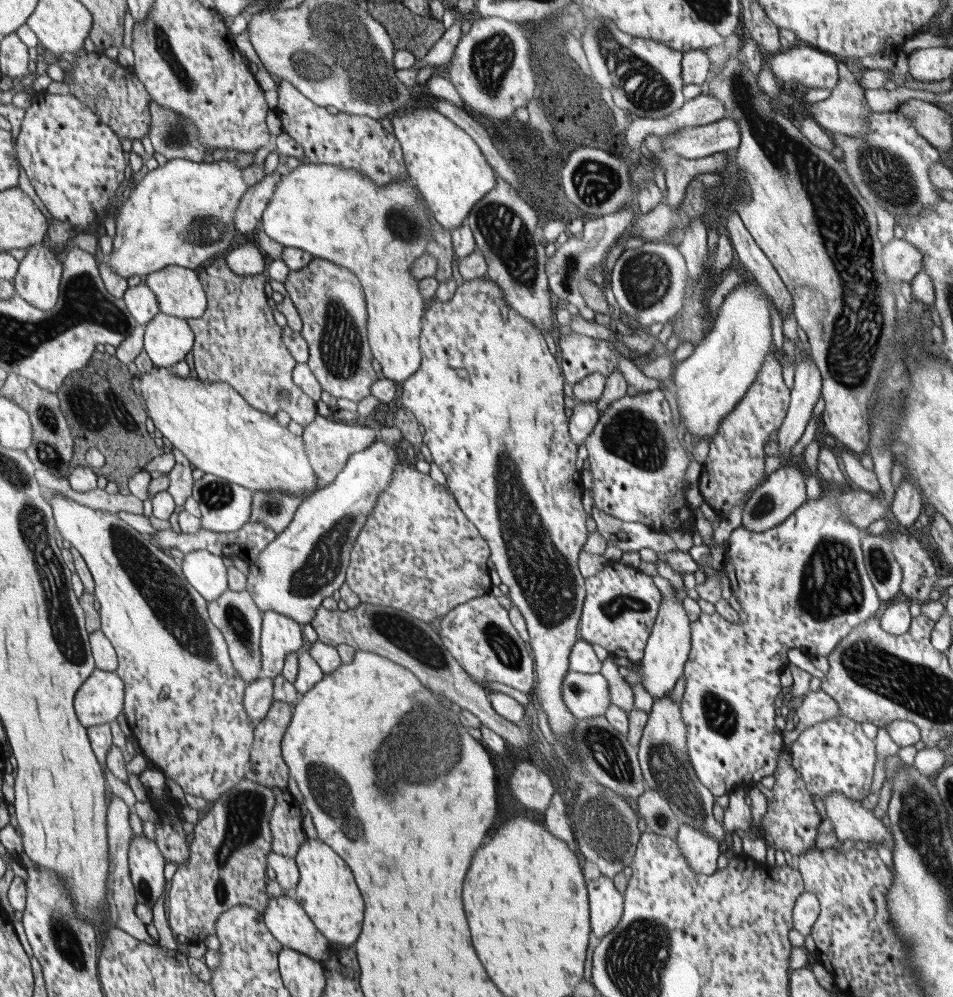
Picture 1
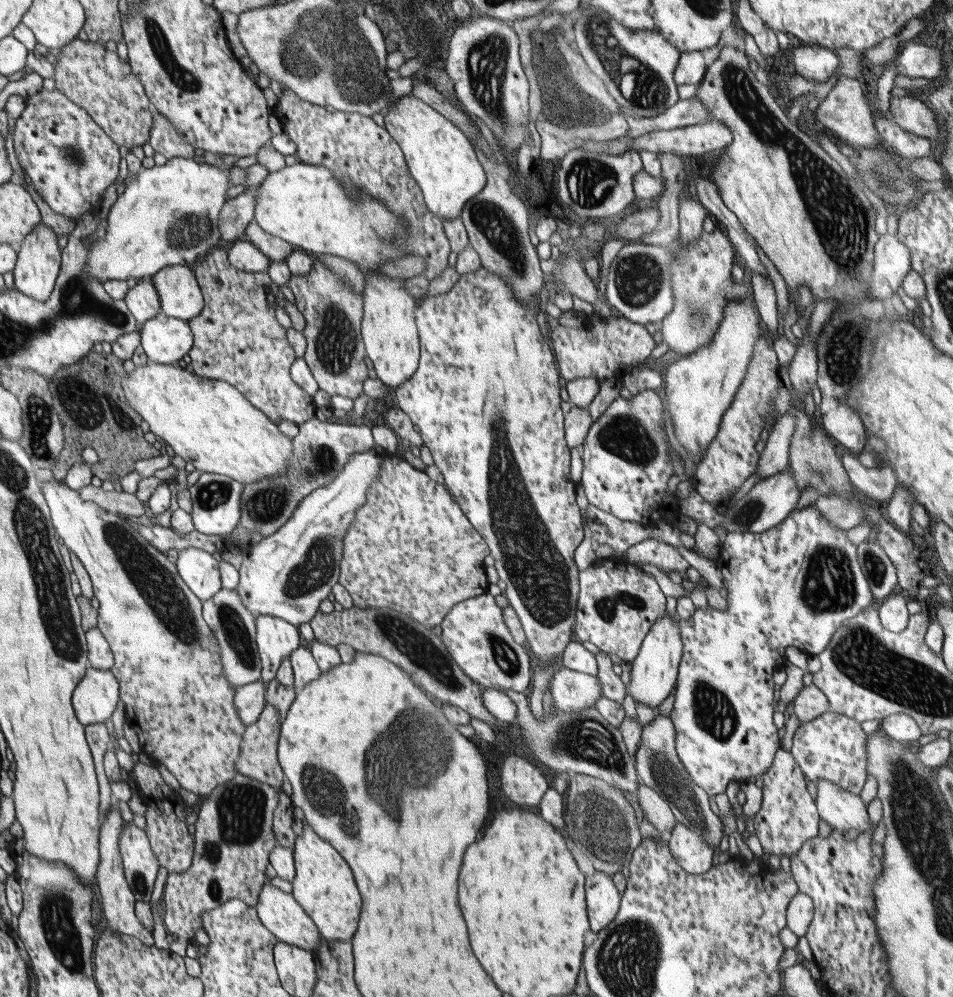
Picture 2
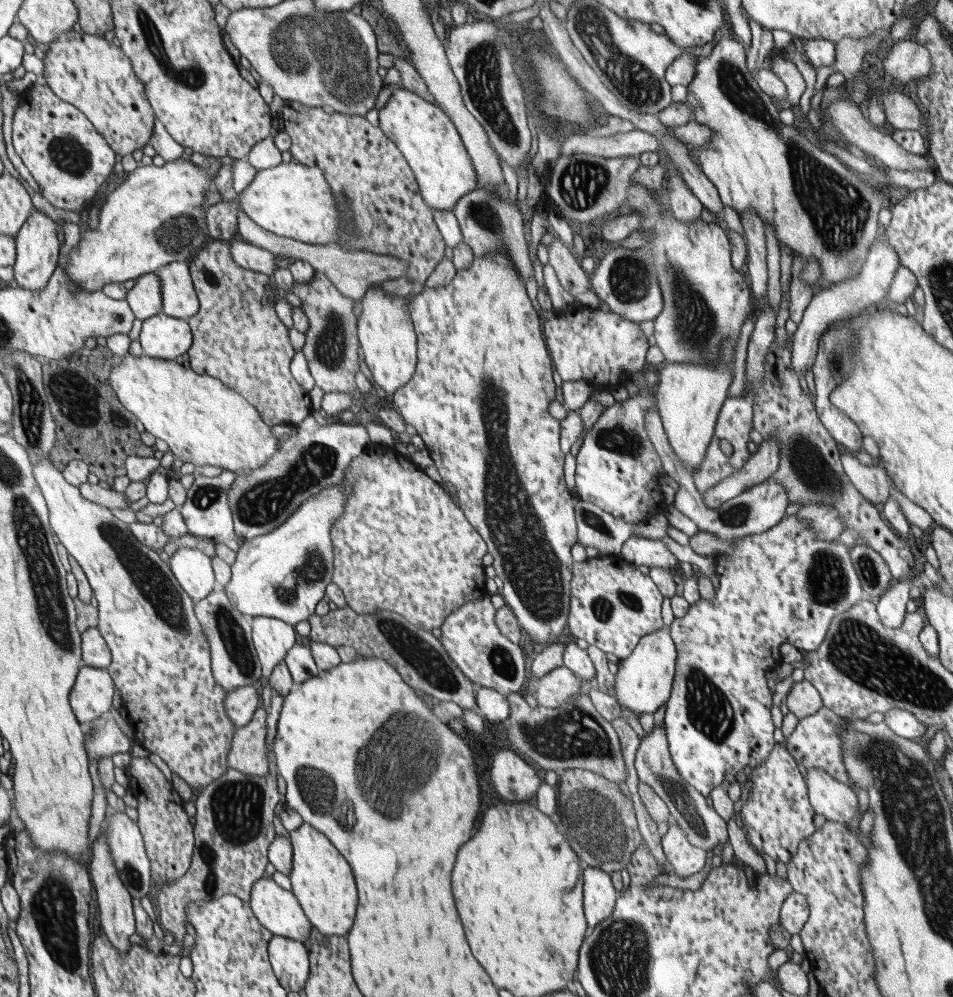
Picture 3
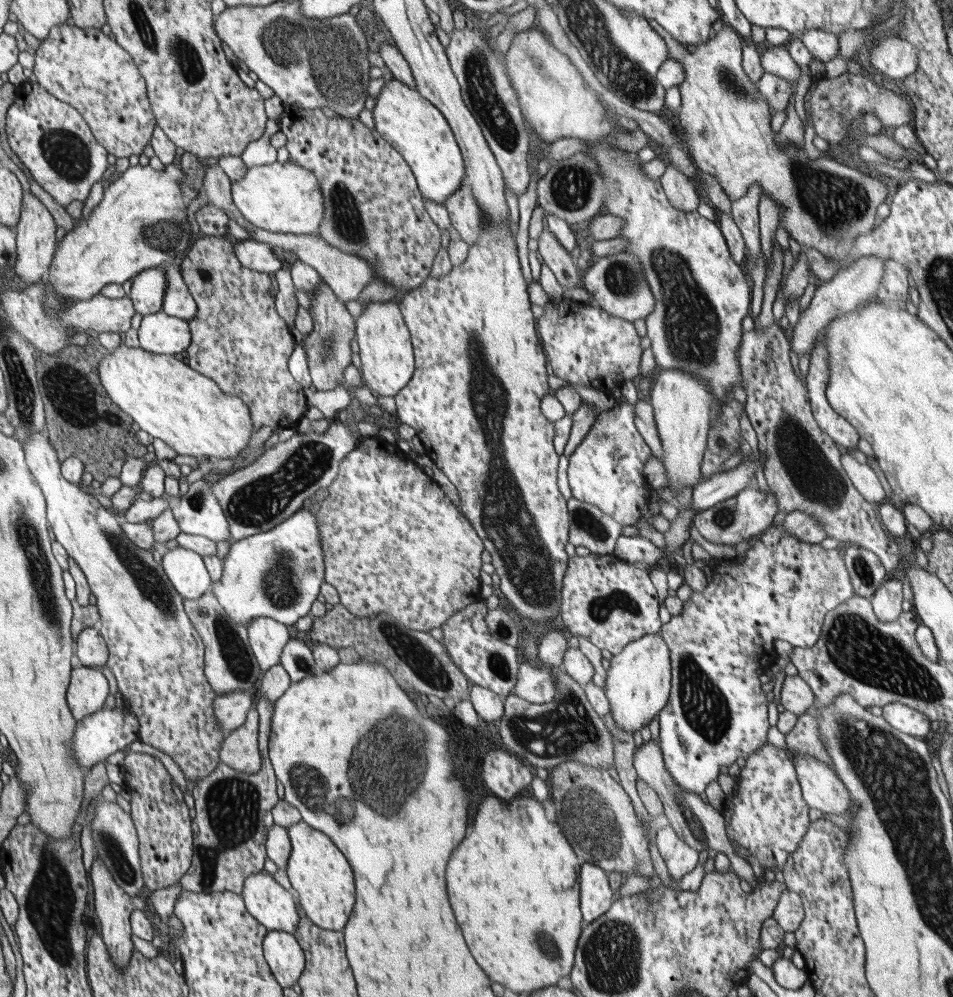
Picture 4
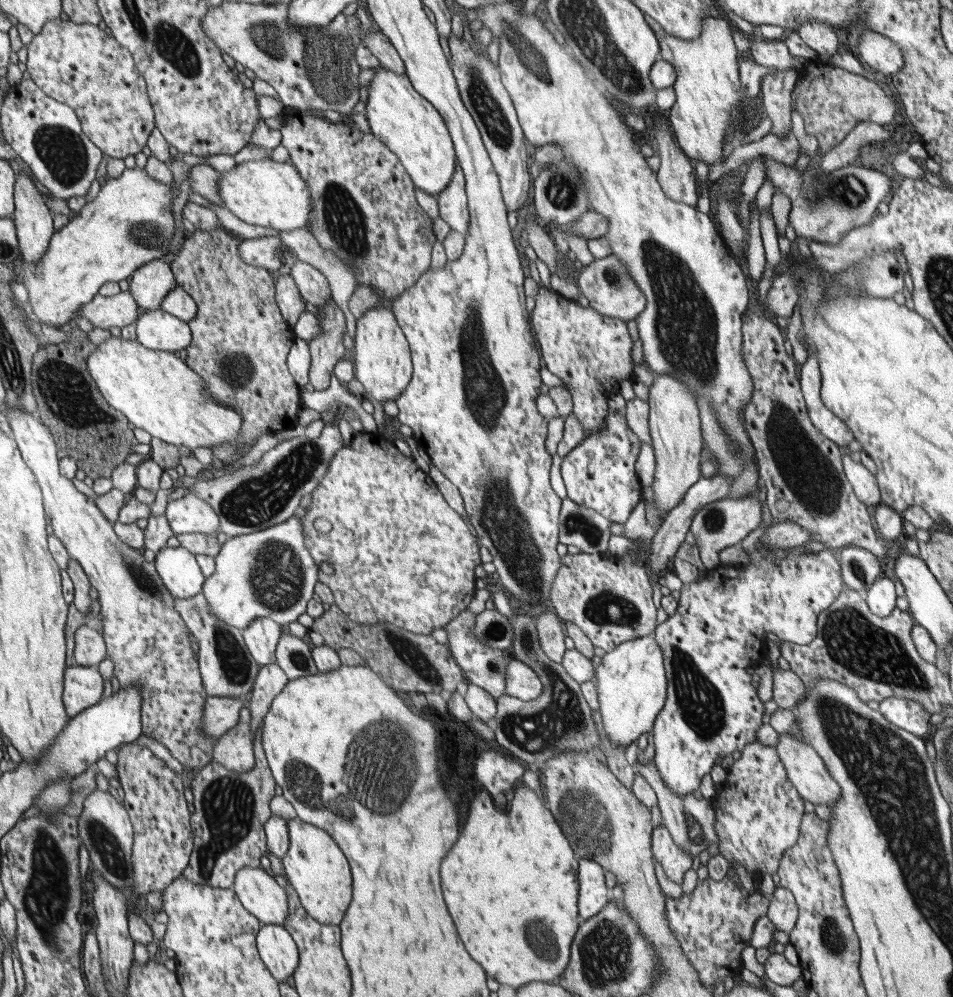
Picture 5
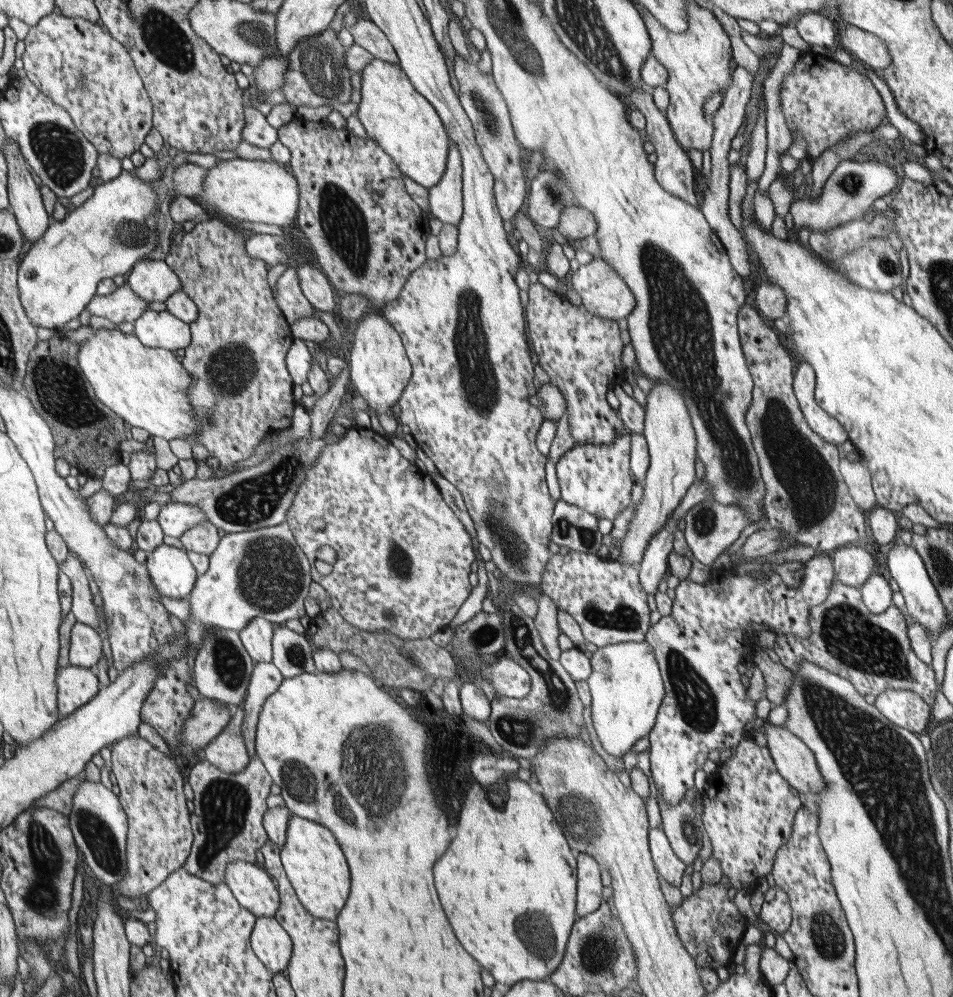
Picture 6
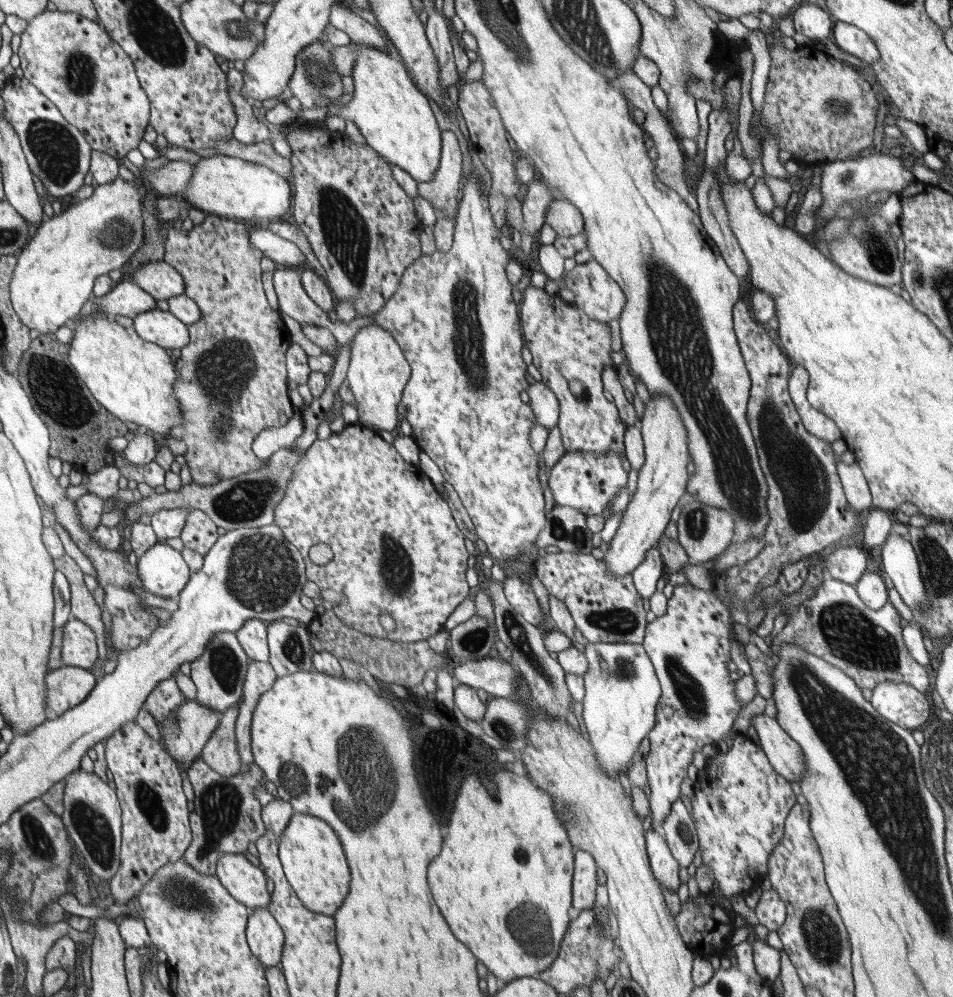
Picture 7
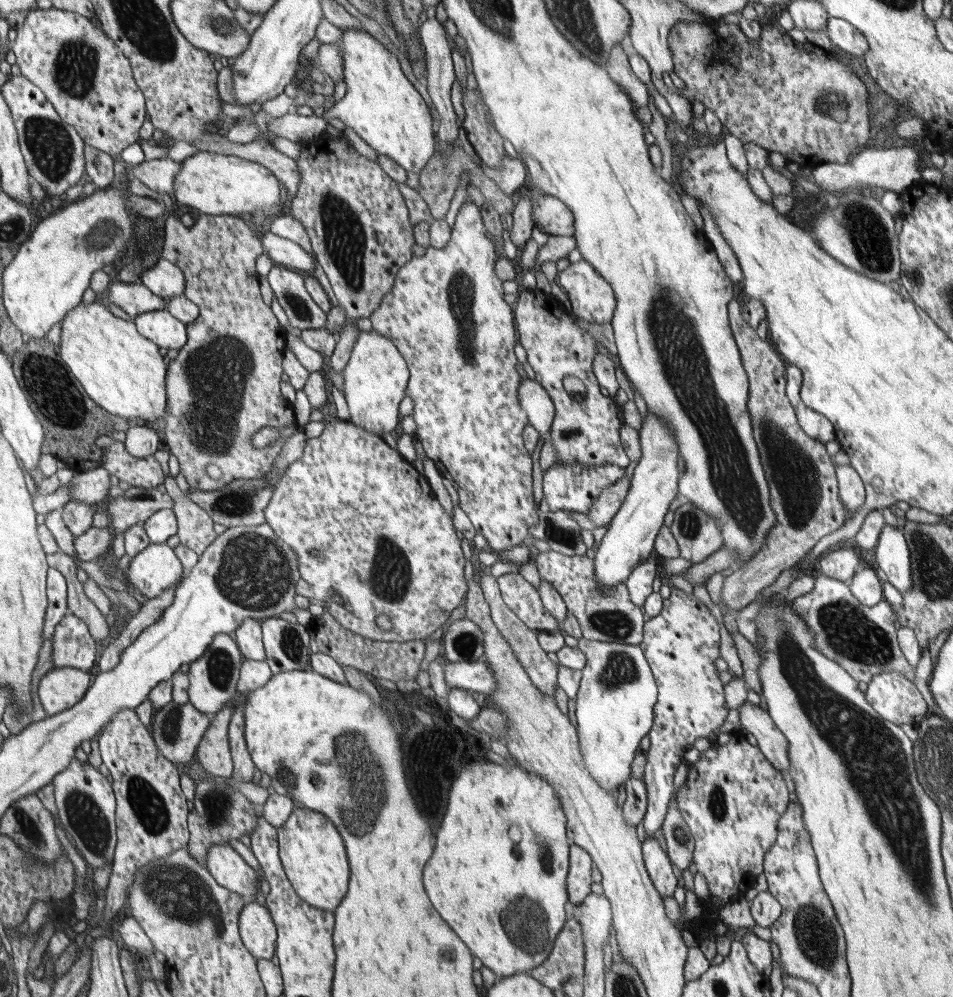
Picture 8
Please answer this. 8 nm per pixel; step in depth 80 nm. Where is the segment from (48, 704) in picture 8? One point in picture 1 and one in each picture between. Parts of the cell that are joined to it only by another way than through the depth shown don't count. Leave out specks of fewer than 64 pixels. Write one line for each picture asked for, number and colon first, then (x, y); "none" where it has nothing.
1: (100, 700)
2: (95, 699)
3: (92, 695)
4: (87, 694)
5: (83, 687)
6: (76, 685)
7: (67, 686)

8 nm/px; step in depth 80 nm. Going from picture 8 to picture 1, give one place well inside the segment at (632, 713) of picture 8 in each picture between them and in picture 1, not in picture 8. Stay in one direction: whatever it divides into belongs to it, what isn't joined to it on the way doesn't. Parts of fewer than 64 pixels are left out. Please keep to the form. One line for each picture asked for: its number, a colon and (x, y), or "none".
1: (665, 655)
2: (654, 672)
3: (644, 680)
4: (638, 683)
5: (631, 684)
6: (626, 687)
7: (622, 691)

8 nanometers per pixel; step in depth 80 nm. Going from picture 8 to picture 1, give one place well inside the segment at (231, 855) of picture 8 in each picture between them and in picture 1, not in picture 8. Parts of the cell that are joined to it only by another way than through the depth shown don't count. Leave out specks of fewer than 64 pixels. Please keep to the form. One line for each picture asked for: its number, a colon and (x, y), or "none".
1: (287, 920)
2: (280, 913)
3: (278, 910)
4: (266, 899)
5: (259, 892)
6: (252, 886)
7: (247, 883)

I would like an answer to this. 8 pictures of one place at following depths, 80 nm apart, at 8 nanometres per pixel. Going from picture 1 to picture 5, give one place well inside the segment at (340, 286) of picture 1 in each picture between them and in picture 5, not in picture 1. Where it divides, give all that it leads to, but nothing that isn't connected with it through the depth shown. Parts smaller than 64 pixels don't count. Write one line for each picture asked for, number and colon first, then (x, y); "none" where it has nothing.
2: (333, 312)
3: (331, 346)
4: (328, 350)
5: (327, 349)

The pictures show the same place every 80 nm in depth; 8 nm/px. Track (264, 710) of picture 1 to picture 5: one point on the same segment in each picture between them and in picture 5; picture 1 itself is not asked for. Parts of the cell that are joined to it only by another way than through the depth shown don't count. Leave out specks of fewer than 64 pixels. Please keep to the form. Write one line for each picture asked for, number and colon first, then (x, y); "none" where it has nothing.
2: (250, 701)
3: (242, 703)
4: (232, 709)
5: (221, 714)

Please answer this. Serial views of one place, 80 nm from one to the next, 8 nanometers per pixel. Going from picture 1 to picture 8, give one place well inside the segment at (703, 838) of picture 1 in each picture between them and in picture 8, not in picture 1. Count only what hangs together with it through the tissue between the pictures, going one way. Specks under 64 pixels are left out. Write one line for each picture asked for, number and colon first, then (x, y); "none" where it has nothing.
2: (694, 854)
3: (684, 858)
4: (680, 858)
5: (675, 861)
6: (668, 865)
7: (665, 867)
8: (663, 873)

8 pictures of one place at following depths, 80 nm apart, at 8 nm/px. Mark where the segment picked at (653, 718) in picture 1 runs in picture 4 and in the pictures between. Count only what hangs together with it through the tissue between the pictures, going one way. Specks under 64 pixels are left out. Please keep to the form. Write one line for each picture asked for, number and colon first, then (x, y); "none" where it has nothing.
2: (658, 766)
3: (705, 828)
4: (701, 826)

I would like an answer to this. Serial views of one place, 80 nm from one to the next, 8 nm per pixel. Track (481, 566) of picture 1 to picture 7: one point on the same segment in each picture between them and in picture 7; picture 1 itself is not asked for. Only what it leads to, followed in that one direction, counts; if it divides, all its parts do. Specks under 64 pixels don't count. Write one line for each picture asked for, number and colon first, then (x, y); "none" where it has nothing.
2: (411, 549)
3: (402, 545)
4: (394, 544)
5: (401, 555)
6: (403, 559)
7: (352, 491)

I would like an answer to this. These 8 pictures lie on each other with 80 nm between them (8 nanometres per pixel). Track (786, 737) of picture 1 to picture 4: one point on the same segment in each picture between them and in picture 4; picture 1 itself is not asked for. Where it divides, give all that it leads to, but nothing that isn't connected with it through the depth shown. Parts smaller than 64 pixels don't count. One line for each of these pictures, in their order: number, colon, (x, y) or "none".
2: (811, 702)
3: (803, 700)
4: (796, 696)

